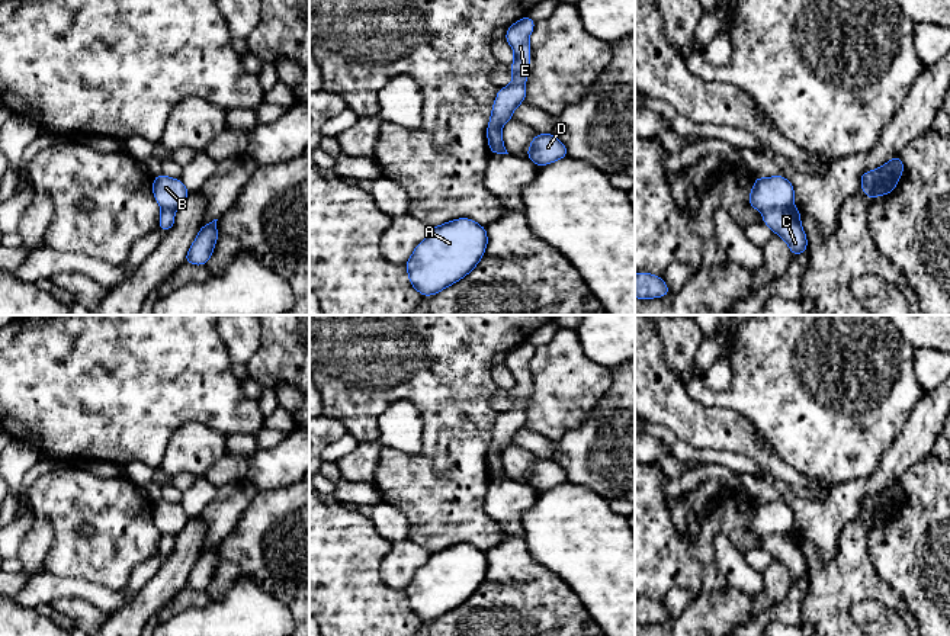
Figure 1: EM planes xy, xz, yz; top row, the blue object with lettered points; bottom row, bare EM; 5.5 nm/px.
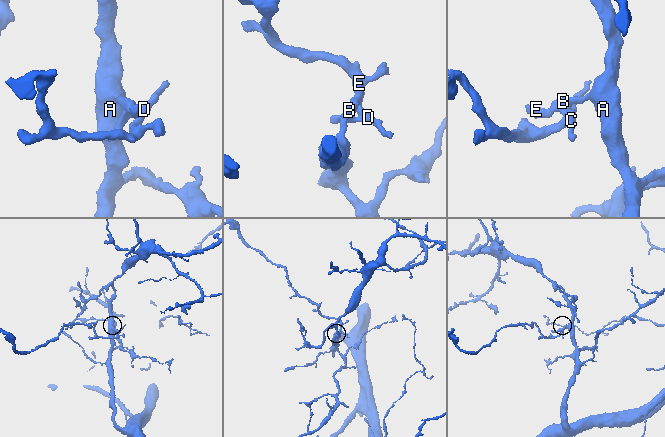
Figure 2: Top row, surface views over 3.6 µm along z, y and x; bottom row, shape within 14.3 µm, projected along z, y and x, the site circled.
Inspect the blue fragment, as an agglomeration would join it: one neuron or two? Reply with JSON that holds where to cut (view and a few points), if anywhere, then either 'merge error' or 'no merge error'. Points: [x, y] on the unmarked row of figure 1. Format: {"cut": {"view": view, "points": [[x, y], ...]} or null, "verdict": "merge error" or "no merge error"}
{"cut": {"view": "yz", "points": [[792, 529], [783, 533], [770, 533], [763, 539]]}, "verdict": "merge error"}

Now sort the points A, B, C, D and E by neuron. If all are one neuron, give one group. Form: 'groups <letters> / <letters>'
groups A B E / C D

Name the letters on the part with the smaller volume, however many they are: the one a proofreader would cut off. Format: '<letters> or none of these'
C, D

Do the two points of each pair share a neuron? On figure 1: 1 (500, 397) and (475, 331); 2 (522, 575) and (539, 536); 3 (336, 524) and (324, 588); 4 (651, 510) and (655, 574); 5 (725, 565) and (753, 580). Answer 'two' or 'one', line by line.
1: two
2: two
3: one
4: one
5: one

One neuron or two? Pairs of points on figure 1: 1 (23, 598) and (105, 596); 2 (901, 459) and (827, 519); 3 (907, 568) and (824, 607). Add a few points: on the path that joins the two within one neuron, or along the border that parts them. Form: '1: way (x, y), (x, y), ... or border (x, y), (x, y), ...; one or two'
1: way (44, 588), (84, 590); one
2: way (882, 478), (869, 488), (856, 490), (846, 500); one
3: border (869, 546), (875, 571), (905, 603); two

